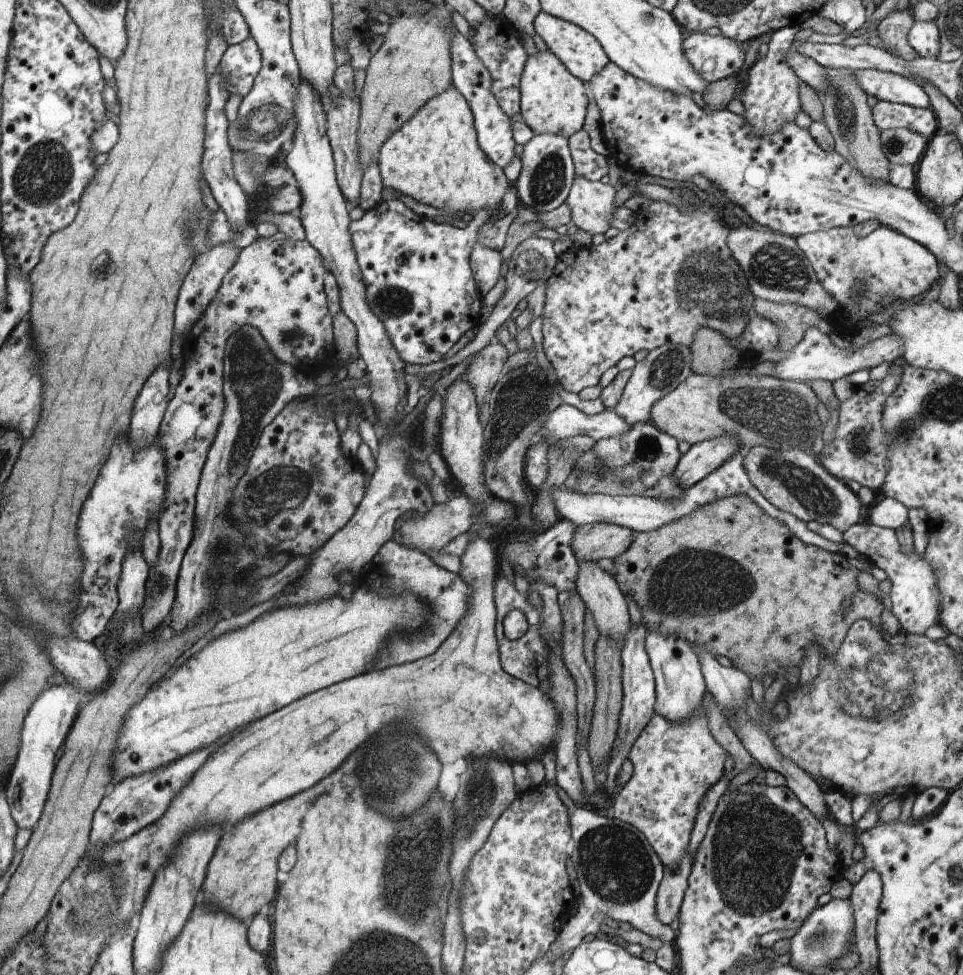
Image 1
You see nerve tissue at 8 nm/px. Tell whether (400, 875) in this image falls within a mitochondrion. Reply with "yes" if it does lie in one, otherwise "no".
yes

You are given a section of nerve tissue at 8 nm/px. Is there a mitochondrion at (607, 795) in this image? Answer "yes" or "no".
no

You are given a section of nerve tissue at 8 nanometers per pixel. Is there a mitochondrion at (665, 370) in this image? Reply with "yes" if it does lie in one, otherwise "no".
yes

